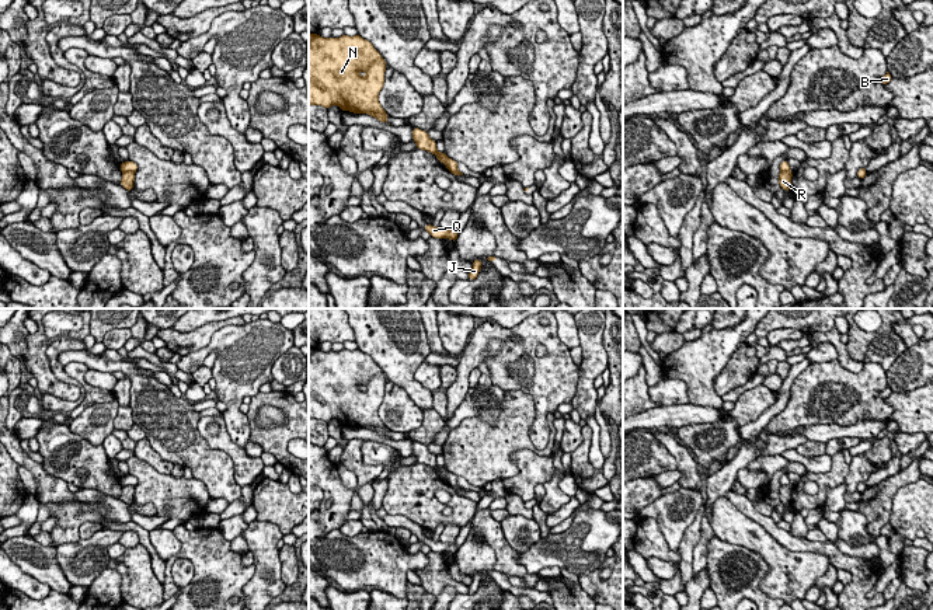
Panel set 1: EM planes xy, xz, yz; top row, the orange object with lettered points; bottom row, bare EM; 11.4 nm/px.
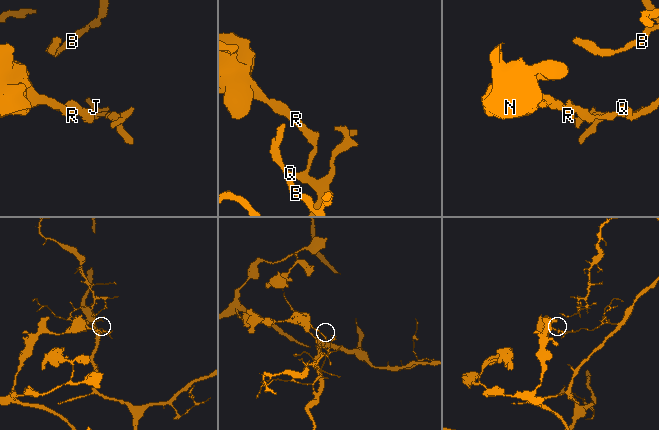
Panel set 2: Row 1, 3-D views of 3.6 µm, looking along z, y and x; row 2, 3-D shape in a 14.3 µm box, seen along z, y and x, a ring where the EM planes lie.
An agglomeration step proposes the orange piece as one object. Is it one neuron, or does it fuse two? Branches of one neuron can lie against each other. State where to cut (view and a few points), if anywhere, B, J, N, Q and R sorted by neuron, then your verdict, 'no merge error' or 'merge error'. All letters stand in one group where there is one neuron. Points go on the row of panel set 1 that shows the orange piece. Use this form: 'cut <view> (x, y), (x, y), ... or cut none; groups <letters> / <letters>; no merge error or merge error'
cut xy (133, 171), (122, 173); groups B J Q / N R; merge error

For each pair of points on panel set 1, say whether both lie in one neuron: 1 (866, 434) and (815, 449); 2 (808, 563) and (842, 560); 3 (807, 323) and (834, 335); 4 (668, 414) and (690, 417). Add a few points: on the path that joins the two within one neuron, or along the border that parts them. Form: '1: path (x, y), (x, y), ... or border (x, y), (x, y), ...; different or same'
1: border (808, 439), (825, 443); different
2: border (796, 553), (824, 554), (831, 563); different
3: border (834, 326), (827, 331), (814, 331), (810, 335); different
4: path (674, 415), (685, 415); same

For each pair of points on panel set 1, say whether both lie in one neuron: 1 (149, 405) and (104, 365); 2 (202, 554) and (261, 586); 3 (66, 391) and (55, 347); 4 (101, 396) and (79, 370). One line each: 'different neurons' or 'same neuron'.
1: same neuron
2: different neurons
3: different neurons
4: same neuron

